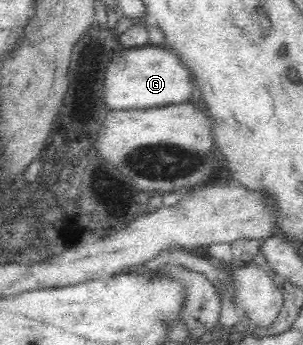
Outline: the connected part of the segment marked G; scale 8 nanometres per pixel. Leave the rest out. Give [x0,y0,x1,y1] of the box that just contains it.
[101,45,196,109]

